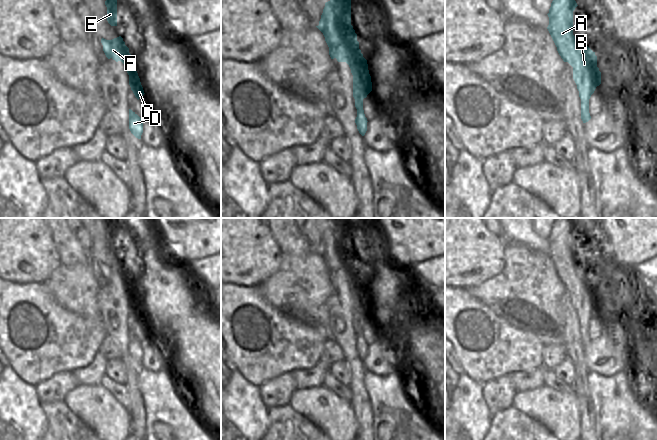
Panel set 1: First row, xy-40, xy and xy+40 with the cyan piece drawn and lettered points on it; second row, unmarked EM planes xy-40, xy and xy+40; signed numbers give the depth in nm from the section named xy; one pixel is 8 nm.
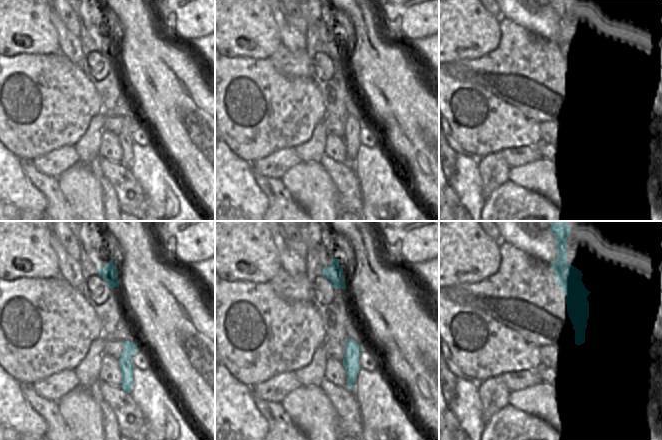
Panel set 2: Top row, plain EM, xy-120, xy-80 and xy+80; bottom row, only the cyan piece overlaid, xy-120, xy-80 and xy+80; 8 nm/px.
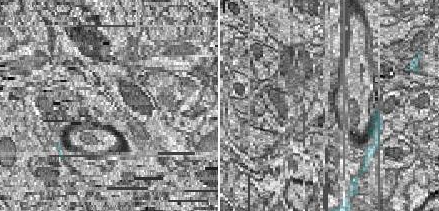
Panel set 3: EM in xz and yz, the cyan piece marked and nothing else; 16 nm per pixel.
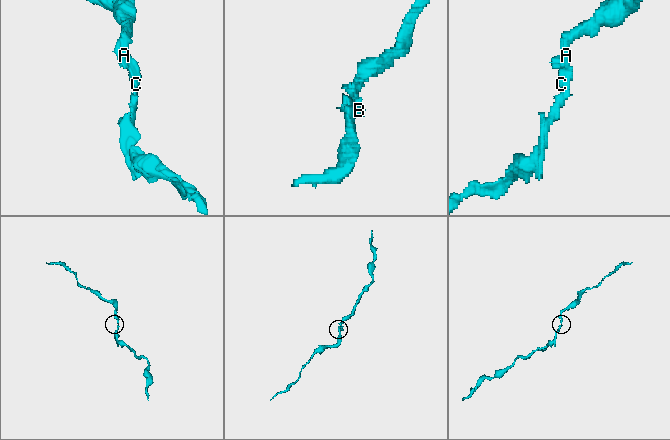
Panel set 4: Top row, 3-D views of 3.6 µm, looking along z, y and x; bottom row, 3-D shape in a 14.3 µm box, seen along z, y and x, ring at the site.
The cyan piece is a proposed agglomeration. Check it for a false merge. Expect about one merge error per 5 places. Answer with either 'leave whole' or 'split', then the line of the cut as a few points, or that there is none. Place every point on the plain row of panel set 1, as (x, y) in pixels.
leave whole; no cut

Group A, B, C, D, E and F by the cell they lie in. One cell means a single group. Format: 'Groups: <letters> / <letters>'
Groups: A B C D E F.

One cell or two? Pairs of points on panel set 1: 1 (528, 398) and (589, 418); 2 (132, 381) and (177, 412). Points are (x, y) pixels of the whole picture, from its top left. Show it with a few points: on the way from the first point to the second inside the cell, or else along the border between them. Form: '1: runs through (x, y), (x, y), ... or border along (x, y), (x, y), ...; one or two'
1: border along (574, 392), (578, 403), (581, 429); two
2: border along (142, 368), (139, 373), (139, 390), (145, 409); two

